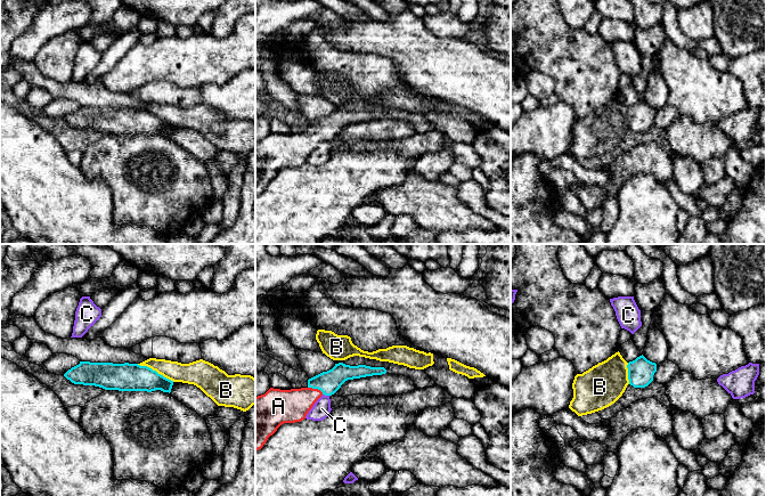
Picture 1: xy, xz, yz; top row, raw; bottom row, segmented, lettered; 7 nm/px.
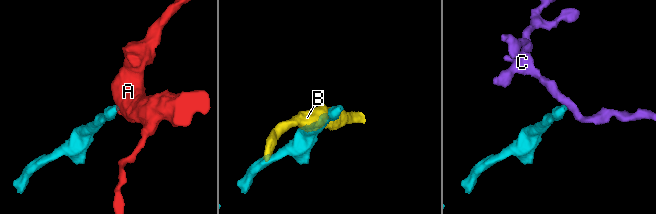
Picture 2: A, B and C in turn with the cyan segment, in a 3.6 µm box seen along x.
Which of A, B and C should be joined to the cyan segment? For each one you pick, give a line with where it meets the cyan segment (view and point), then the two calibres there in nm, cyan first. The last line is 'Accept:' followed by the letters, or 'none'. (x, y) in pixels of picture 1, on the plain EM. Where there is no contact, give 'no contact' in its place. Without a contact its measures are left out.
A: contact xz (316, 132); calibres 160 and 240 nm
Accept: A

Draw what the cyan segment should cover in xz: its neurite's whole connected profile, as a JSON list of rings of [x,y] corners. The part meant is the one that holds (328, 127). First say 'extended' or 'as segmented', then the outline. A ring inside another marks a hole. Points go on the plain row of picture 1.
extended | [[[339,107],[332,114],[309,123],[307,132],[270,132],[264,139],[255,141],[255,195],[261,194],[282,169],[304,164],[323,139],[334,139],[345,125],[385,117],[384,112]]]

